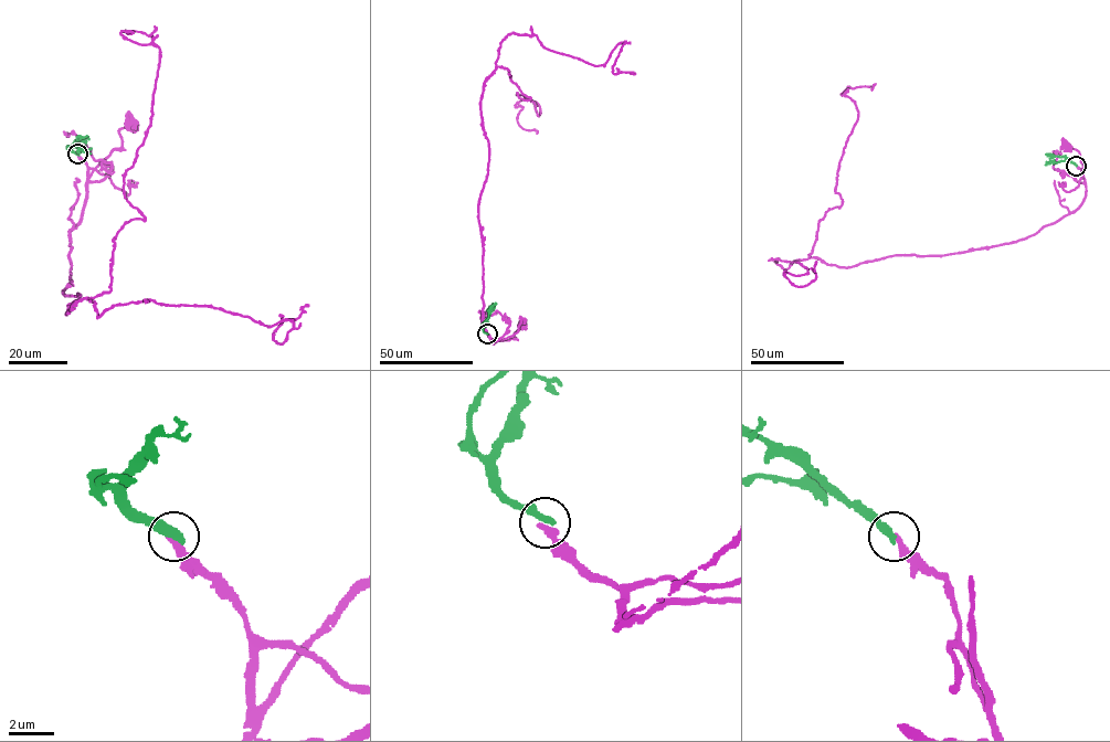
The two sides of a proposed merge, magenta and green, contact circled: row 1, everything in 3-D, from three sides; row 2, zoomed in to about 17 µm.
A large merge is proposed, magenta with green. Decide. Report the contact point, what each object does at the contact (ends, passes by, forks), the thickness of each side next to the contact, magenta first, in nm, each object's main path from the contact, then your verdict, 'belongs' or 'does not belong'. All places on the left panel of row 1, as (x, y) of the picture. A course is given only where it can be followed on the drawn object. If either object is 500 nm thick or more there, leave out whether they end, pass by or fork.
(77, 154) | magenta ends | green ends | 320/400 nm | magenta via (77, 155), (85, 163), (88, 176), (122, 146), (119, 130), (131, 125) | green via (77, 155), (67, 147), (91, 154) | does not belong

